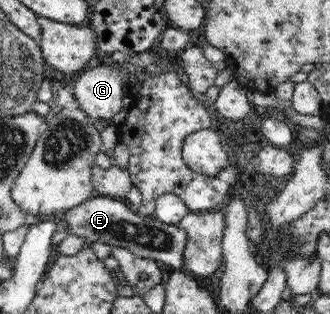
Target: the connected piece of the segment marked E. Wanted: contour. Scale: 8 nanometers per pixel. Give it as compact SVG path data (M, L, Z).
M95 194L91 199L73 209L50 214L56 224L63 222L67 226L67 235L75 234L87 239L89 243L107 243L116 248L125 248L143 259L162 261L168 268L183 265L183 247L185 231L177 226L167 224L158 216L143 216L136 212L127 202Z

